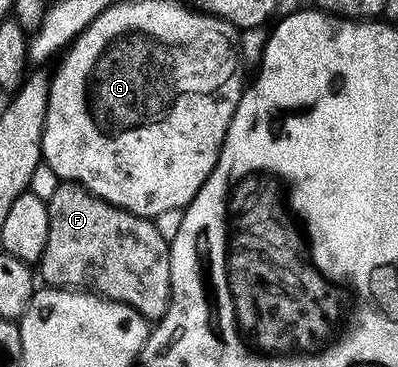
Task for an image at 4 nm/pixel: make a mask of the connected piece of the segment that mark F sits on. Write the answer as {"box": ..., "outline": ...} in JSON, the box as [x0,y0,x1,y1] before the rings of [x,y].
{"box":[38,181,172,319],"outline":[[[60,181],[54,195],[46,199],[46,204],[48,234],[38,262],[38,277],[44,280],[41,282],[45,286],[79,287],[111,301],[126,303],[149,319],[163,317],[172,298],[172,250],[153,218],[140,217],[120,205],[111,205],[75,181]]]}

